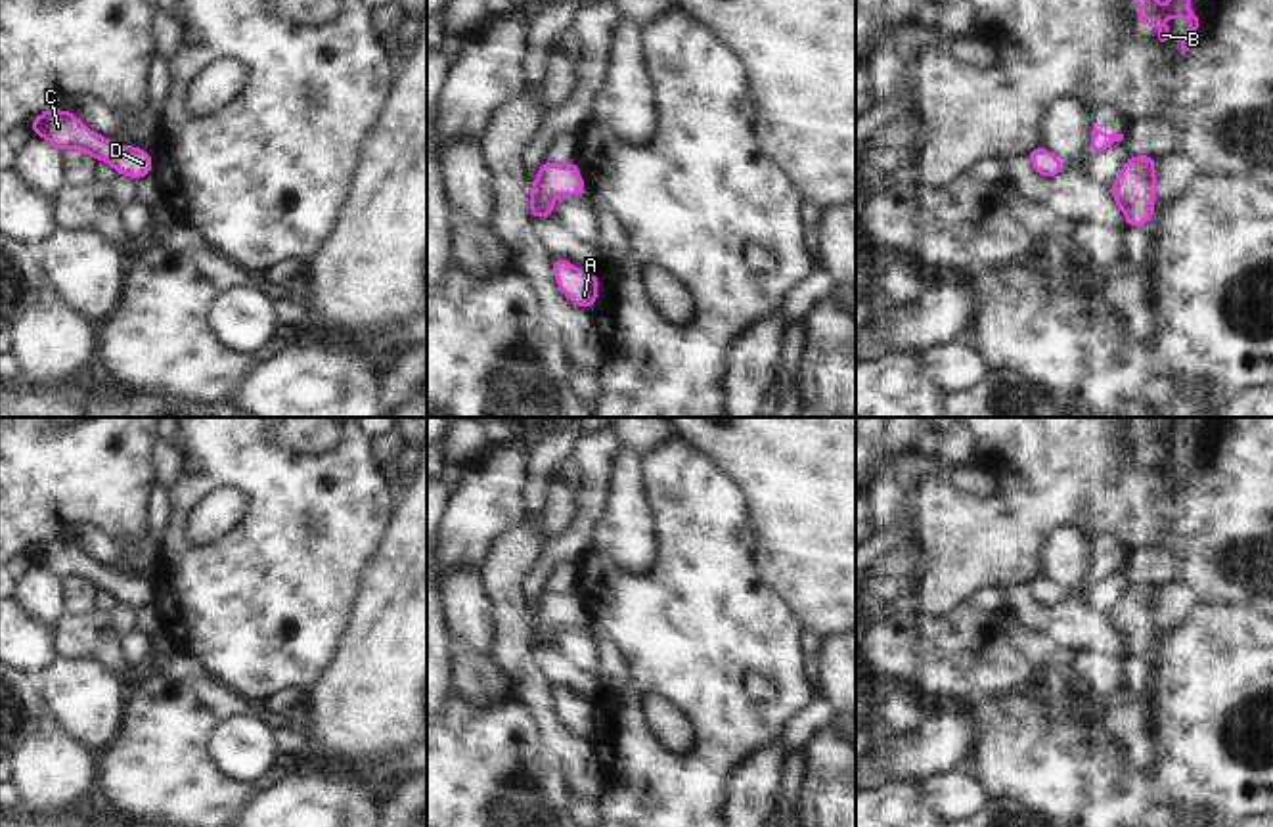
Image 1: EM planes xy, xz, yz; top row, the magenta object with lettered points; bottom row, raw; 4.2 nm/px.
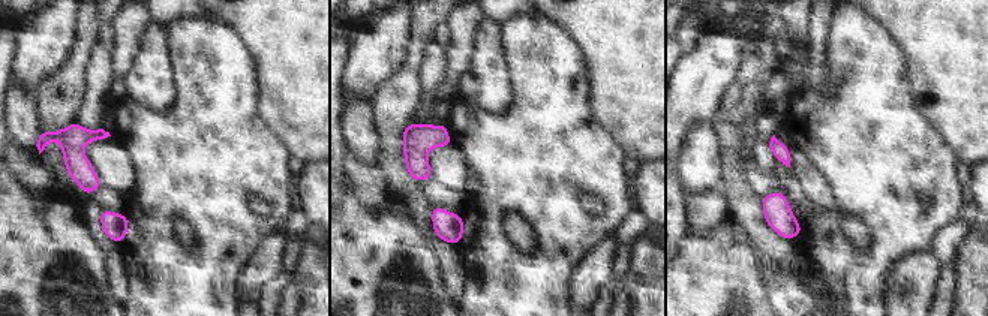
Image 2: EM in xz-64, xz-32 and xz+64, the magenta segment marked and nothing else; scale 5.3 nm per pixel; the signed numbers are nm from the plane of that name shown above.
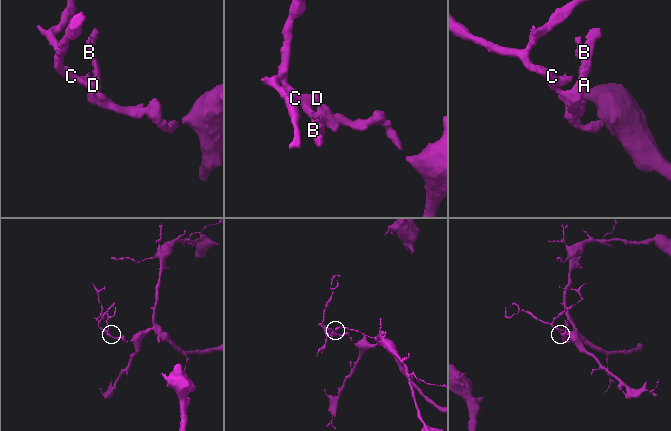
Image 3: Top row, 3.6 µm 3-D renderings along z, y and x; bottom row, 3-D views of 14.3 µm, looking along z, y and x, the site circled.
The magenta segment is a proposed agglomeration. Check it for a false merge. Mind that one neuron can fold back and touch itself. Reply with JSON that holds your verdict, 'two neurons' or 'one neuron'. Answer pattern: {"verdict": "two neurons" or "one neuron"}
{"verdict": "one neuron"}

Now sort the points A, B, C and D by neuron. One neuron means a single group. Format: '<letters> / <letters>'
A B C D

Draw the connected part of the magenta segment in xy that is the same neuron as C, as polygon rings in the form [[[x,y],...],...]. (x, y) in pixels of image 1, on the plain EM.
[[[46,538],[27,555],[31,563],[38,563],[59,582],[63,578],[80,578],[94,590],[105,590],[119,605],[134,609],[151,605],[153,588],[147,578],[136,574],[121,574],[92,557],[88,557],[75,542],[65,538]]]

